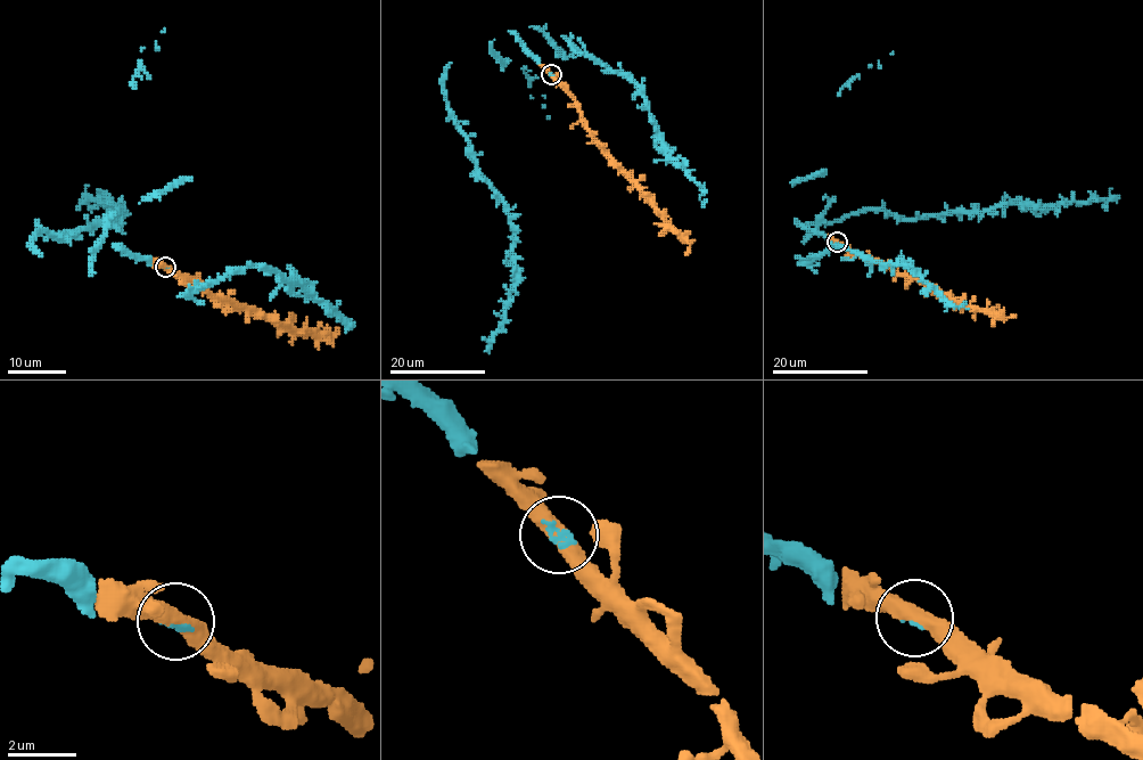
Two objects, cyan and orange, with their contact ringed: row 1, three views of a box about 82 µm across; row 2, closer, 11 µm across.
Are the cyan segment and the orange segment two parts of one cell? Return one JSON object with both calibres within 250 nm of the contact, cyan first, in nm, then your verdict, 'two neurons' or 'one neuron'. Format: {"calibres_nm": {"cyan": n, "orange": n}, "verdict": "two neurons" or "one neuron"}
{"calibres_nm": {"cyan": 140, "orange": 460}, "verdict": "one neuron"}

